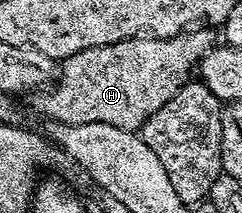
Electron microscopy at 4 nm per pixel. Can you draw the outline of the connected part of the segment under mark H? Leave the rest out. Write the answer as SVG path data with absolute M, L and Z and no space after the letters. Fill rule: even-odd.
M188 29L167 39L122 39L104 47L90 47L81 53L73 53L62 60L54 82L34 96L35 107L47 121L77 125L104 123L138 132L145 120L153 117L153 113L157 113L157 109L192 78L200 59L216 42L216 32L214 35L211 31L214 30Z

